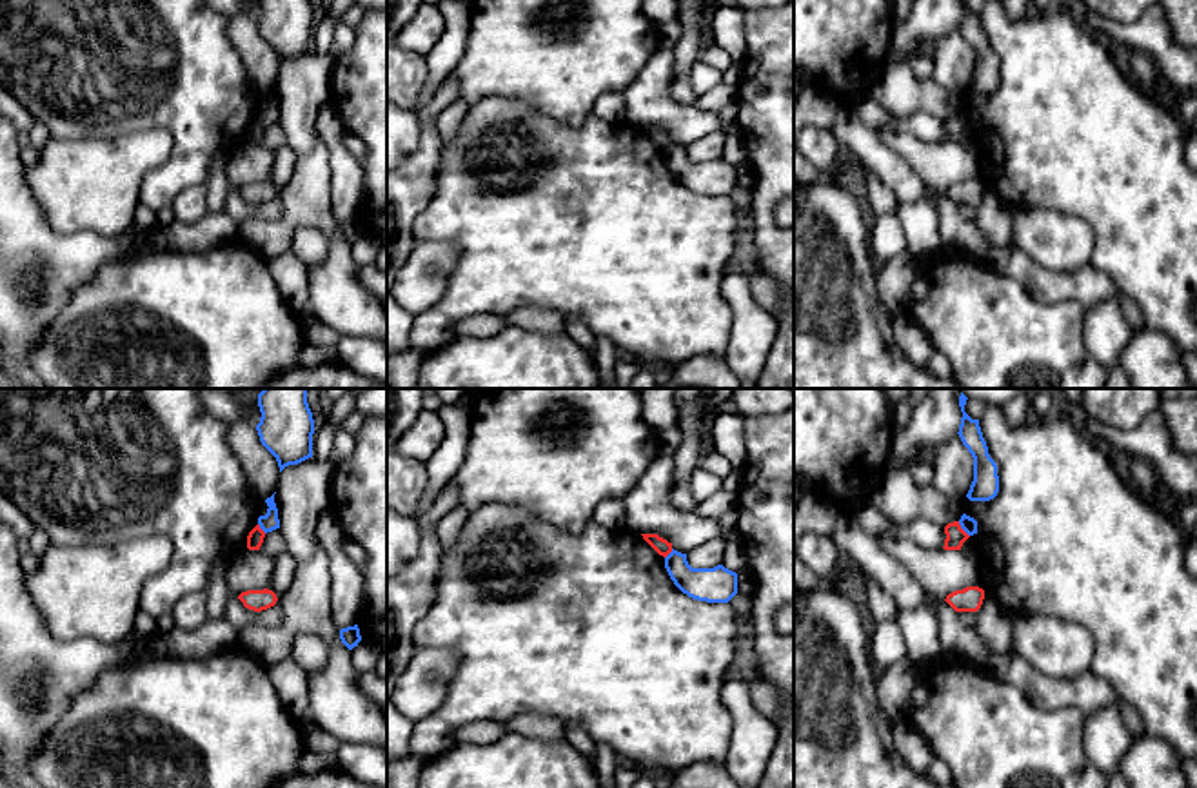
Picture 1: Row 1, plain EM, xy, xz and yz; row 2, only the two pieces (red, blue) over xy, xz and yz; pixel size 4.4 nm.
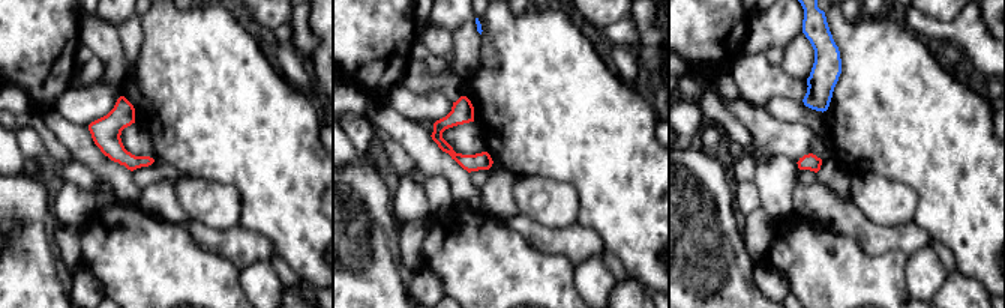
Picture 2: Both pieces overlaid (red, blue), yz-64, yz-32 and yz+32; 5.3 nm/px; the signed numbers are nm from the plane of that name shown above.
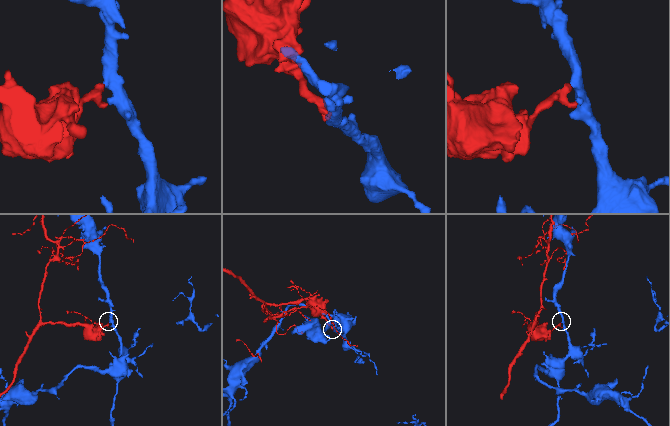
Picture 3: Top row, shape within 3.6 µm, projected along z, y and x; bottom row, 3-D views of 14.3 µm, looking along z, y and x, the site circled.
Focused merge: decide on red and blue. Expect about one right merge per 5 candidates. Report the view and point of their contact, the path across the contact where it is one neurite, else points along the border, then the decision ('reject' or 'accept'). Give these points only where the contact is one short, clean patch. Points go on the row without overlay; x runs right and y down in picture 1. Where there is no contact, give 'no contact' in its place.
meets red in yz at (961, 122); border along yz (958, 115), (969, 129); reject

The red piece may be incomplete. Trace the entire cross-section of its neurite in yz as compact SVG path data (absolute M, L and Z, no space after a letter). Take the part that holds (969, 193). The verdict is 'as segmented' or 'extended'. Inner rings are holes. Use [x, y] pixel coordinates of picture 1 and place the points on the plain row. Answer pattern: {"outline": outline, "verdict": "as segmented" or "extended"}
{"outline": "M966 180L946 189L946 196L955 205L977 205L983 198L984 183L979 180Z", "verdict": "as segmented"}

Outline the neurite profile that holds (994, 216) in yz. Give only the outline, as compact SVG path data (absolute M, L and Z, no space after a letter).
M984 187L983 198L975 205L975 222L988 243L1004 249L1014 245L1015 211L995 191Z

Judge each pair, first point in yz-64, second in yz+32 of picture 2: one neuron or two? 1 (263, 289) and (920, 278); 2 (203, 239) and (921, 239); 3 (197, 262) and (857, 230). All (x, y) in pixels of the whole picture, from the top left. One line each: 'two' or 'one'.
1: one
2: one
3: two

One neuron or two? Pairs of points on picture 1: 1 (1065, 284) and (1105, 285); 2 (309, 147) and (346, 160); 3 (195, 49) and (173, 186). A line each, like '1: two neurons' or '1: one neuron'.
1: one neuron
2: two neurons
3: one neuron

